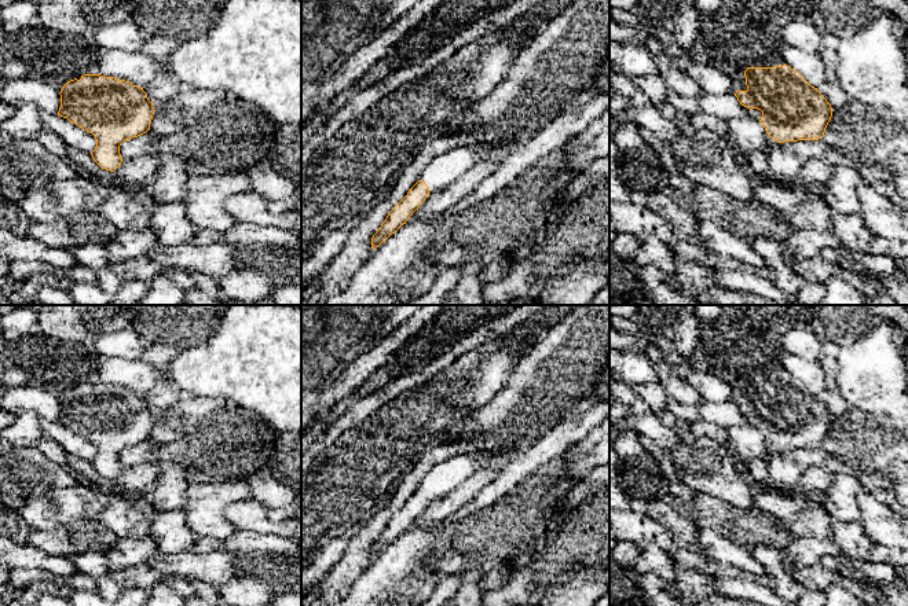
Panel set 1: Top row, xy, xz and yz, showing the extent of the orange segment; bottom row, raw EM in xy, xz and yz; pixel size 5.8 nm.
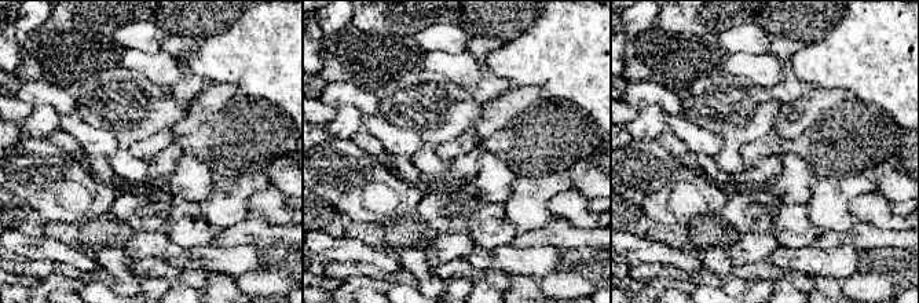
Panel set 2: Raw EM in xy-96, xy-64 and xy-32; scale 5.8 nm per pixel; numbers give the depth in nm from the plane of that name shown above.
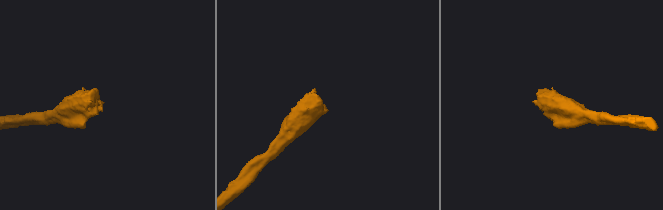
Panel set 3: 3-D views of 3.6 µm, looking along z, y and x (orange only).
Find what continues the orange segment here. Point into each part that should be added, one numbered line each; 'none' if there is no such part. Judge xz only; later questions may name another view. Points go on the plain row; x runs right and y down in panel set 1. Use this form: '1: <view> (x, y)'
1: xz (440, 480)

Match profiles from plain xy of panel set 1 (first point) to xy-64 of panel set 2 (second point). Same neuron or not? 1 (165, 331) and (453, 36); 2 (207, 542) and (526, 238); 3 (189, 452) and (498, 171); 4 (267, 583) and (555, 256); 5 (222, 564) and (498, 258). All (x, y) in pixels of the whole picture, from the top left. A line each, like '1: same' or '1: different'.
1: different
2: same
3: different
4: different
5: same

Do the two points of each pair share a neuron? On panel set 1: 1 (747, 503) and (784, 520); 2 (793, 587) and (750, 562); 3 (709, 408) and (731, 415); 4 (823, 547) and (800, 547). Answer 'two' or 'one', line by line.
1: two
2: two
3: one
4: one

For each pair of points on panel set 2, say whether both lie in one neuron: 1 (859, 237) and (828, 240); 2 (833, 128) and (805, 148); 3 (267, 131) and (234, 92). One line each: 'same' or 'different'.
1: same
2: same
3: different

